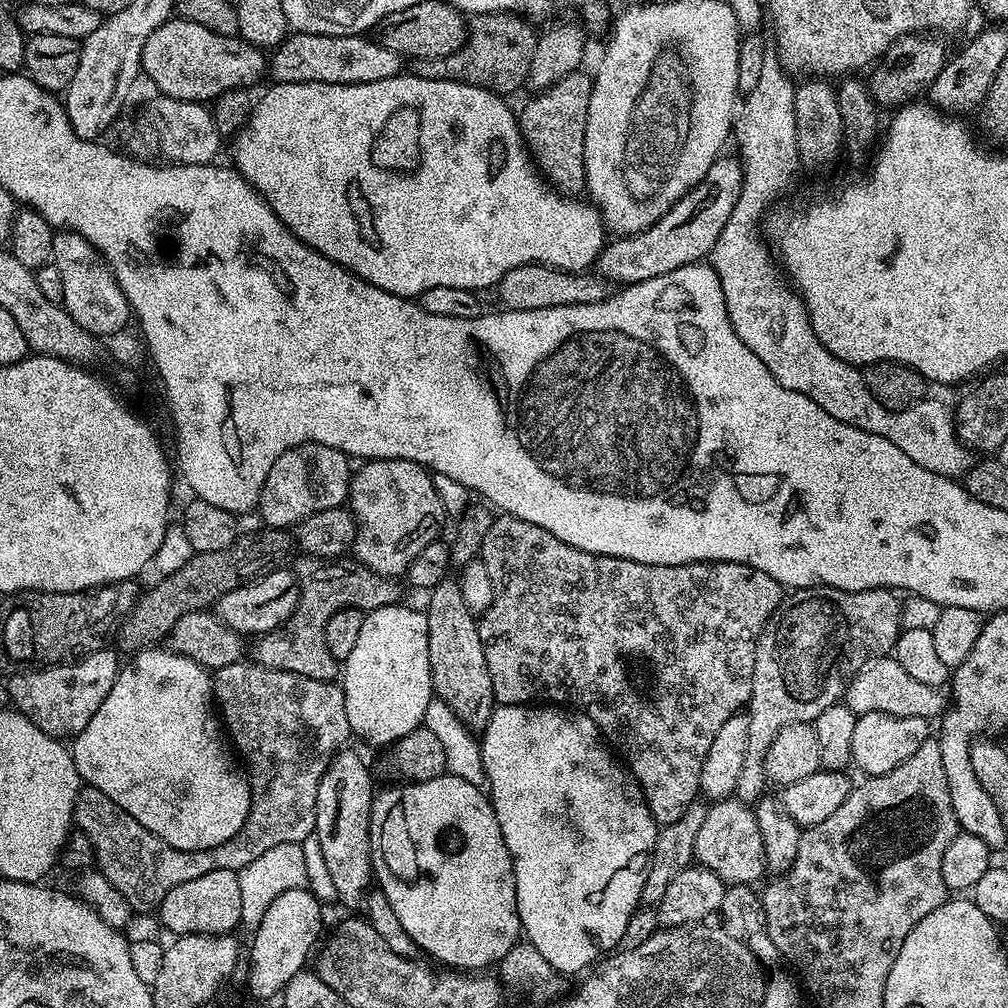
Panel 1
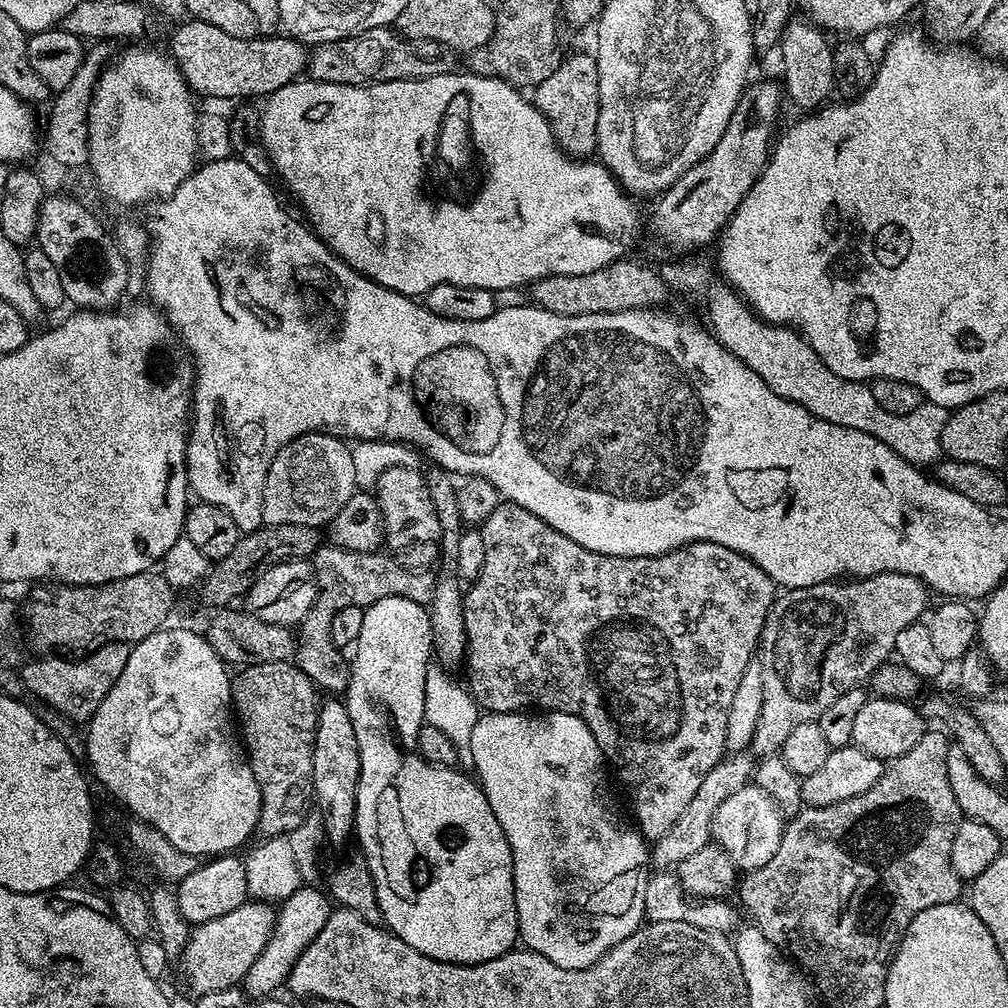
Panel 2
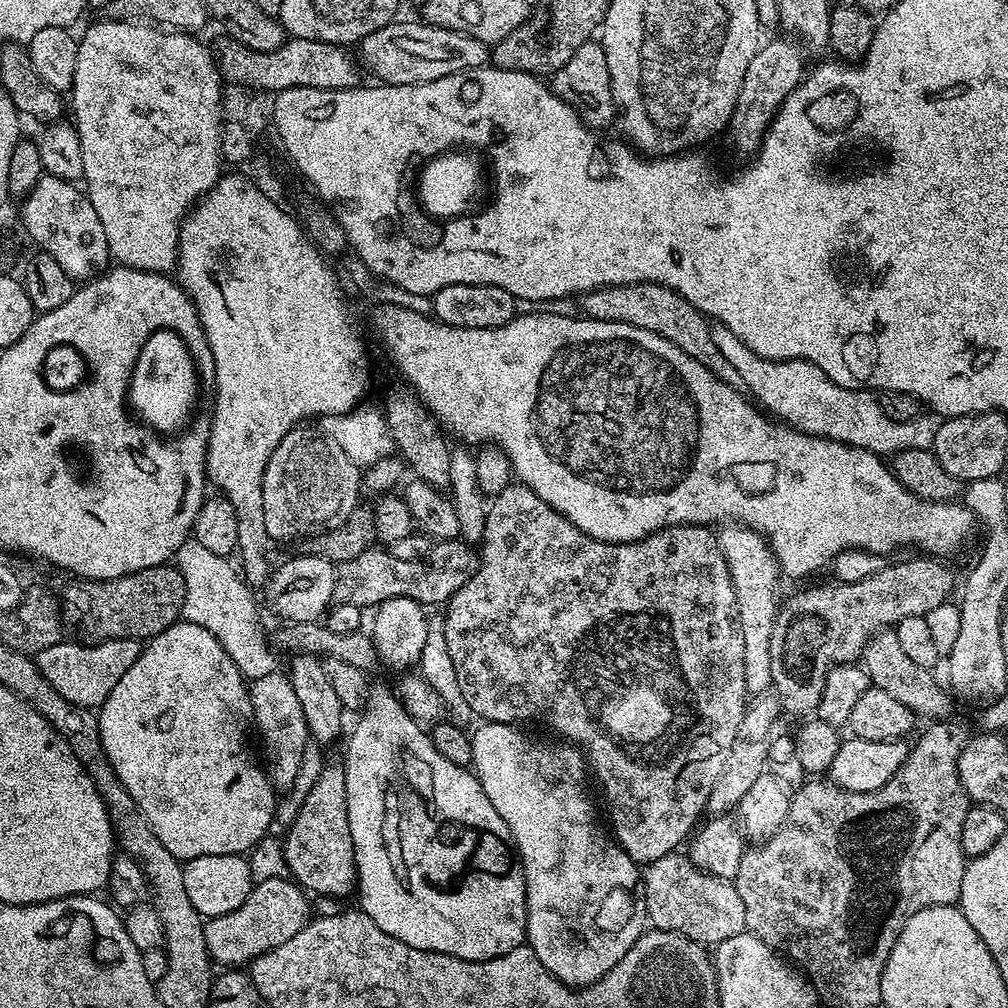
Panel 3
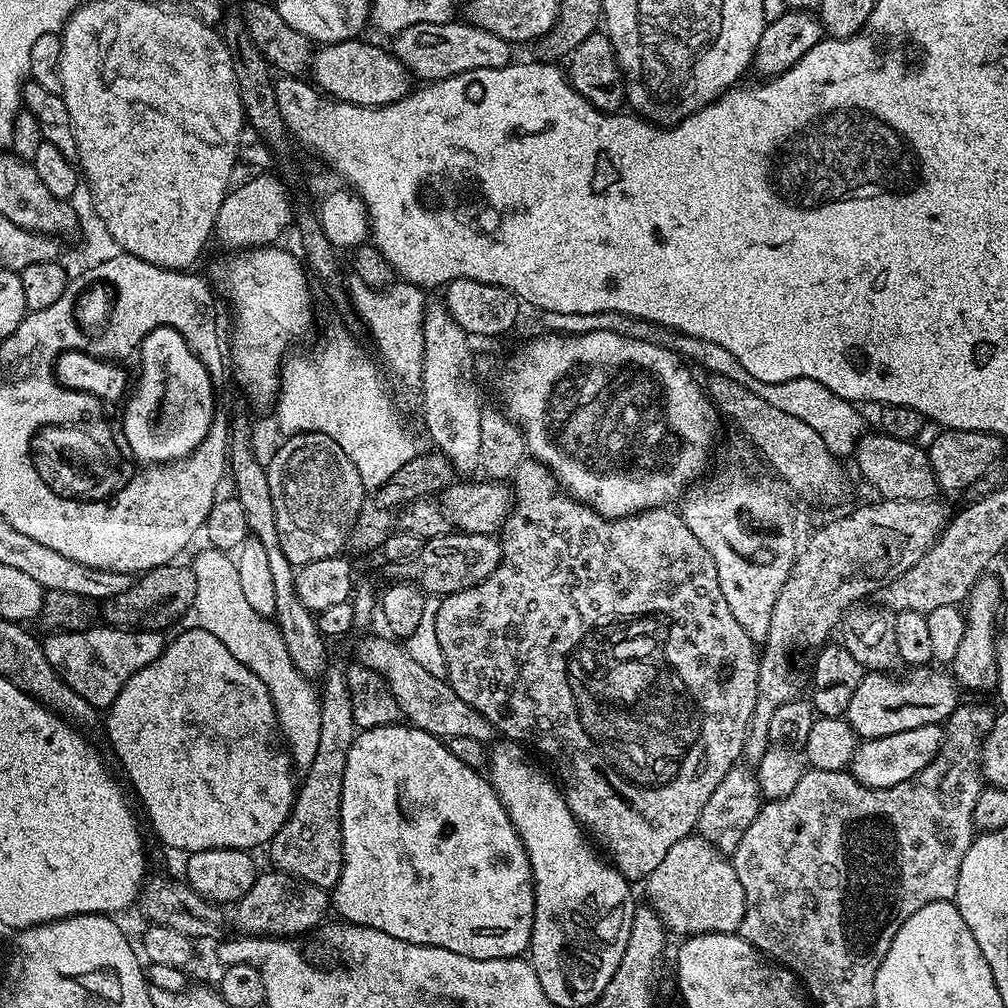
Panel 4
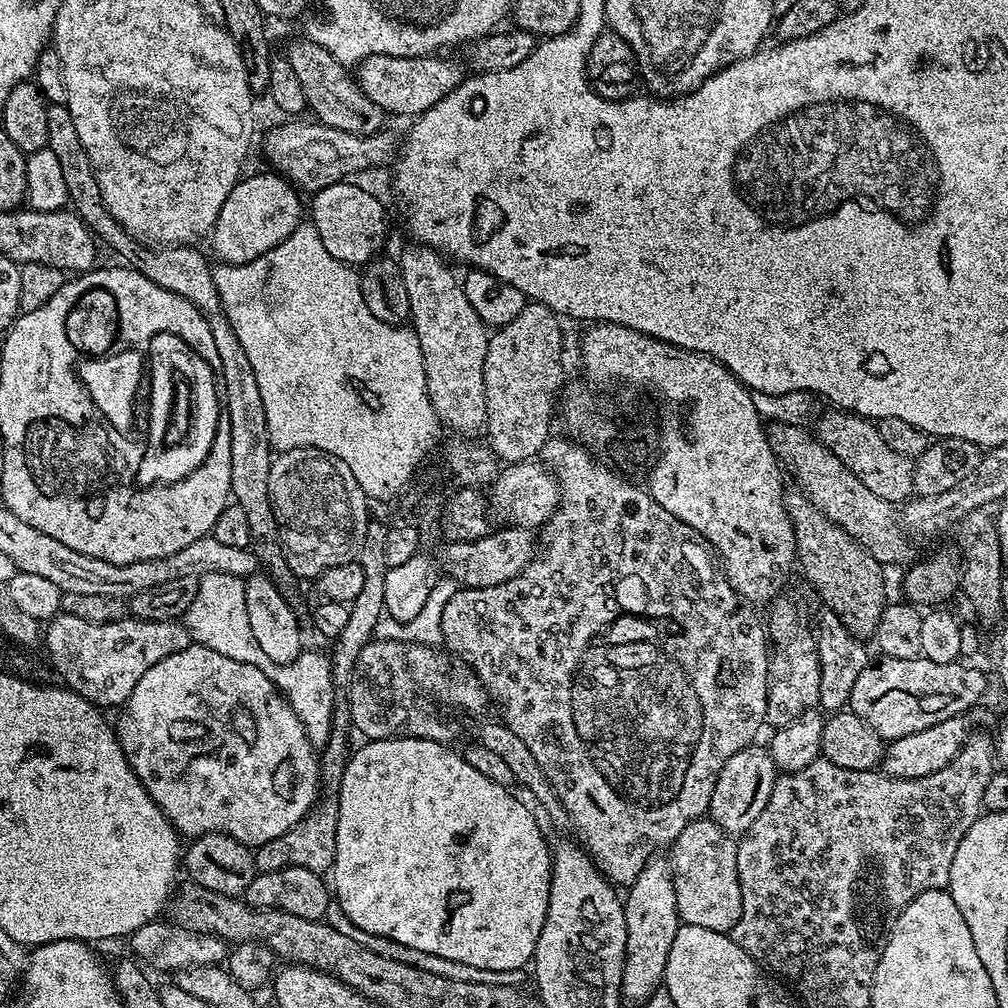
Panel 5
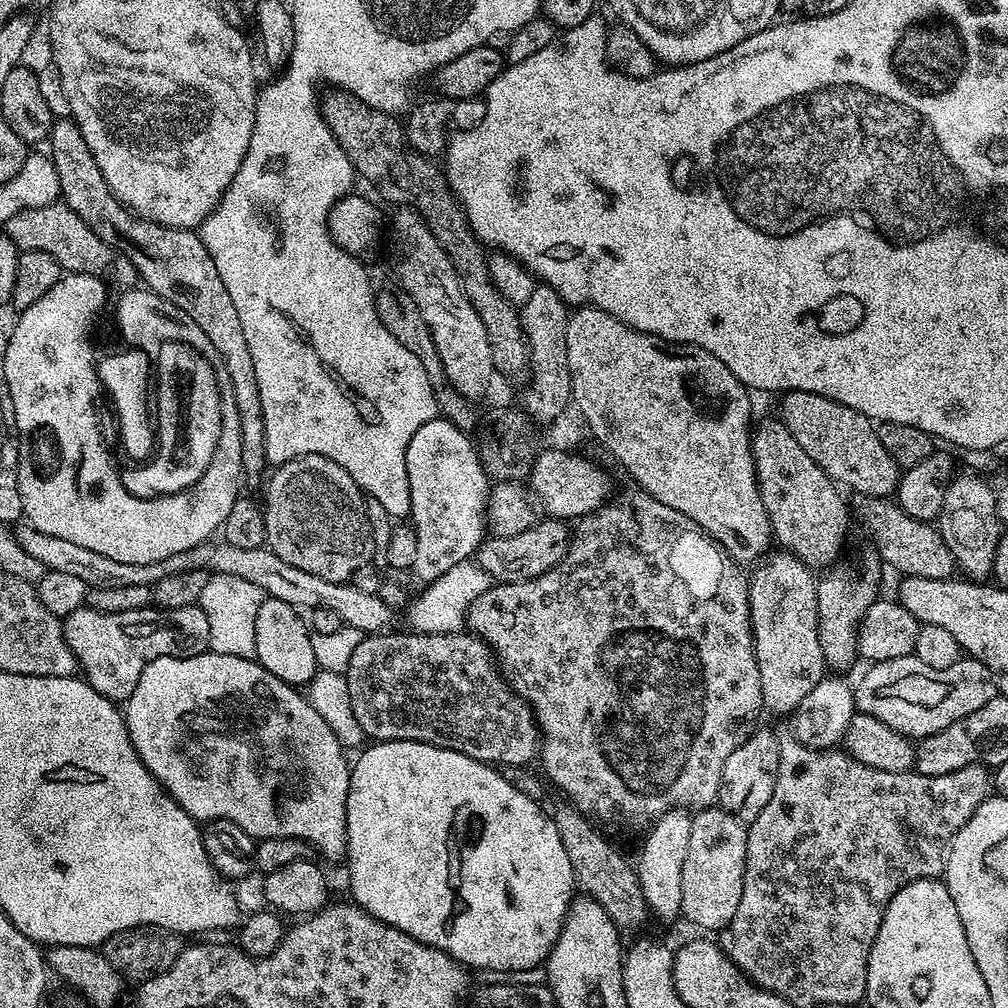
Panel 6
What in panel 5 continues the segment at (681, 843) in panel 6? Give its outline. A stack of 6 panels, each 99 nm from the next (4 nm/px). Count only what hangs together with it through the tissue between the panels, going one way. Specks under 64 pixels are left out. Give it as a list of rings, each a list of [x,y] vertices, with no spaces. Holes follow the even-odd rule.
[[[657,854],[646,862],[642,874],[627,889],[628,897],[623,897],[624,917],[626,918],[626,950],[624,951],[624,973],[622,974],[622,996],[625,1001],[643,1002],[652,997],[661,987],[666,970],[666,962],[670,958],[670,946],[674,946],[674,938],[680,925],[678,898],[672,881],[672,865],[663,855]]]

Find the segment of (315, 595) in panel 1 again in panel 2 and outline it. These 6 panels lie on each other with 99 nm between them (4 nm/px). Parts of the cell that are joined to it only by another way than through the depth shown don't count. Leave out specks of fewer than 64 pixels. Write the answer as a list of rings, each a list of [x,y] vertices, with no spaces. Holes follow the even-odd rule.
[[[321,546],[310,558],[316,573],[317,594],[309,612],[295,629],[294,664],[302,674],[306,674],[306,678],[312,680],[321,693],[344,694],[348,691],[349,661],[342,649],[332,644],[330,638],[330,622],[334,622],[334,614],[338,614],[338,610],[346,606],[369,608],[378,602],[378,598],[410,598],[410,602],[425,606],[432,603],[437,573],[432,570],[406,570],[406,566],[402,566],[391,555],[383,556],[382,553],[380,550],[355,552],[335,546]]]

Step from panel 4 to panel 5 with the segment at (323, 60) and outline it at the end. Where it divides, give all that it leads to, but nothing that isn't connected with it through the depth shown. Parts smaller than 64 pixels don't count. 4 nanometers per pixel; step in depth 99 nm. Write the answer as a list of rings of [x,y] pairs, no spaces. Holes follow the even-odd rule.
[[[374,54],[360,61],[354,72],[354,79],[361,90],[381,108],[385,114],[397,112],[400,116],[415,118],[422,115],[434,102],[442,102],[466,79],[466,68],[456,60],[447,60],[447,55],[390,56]]]

